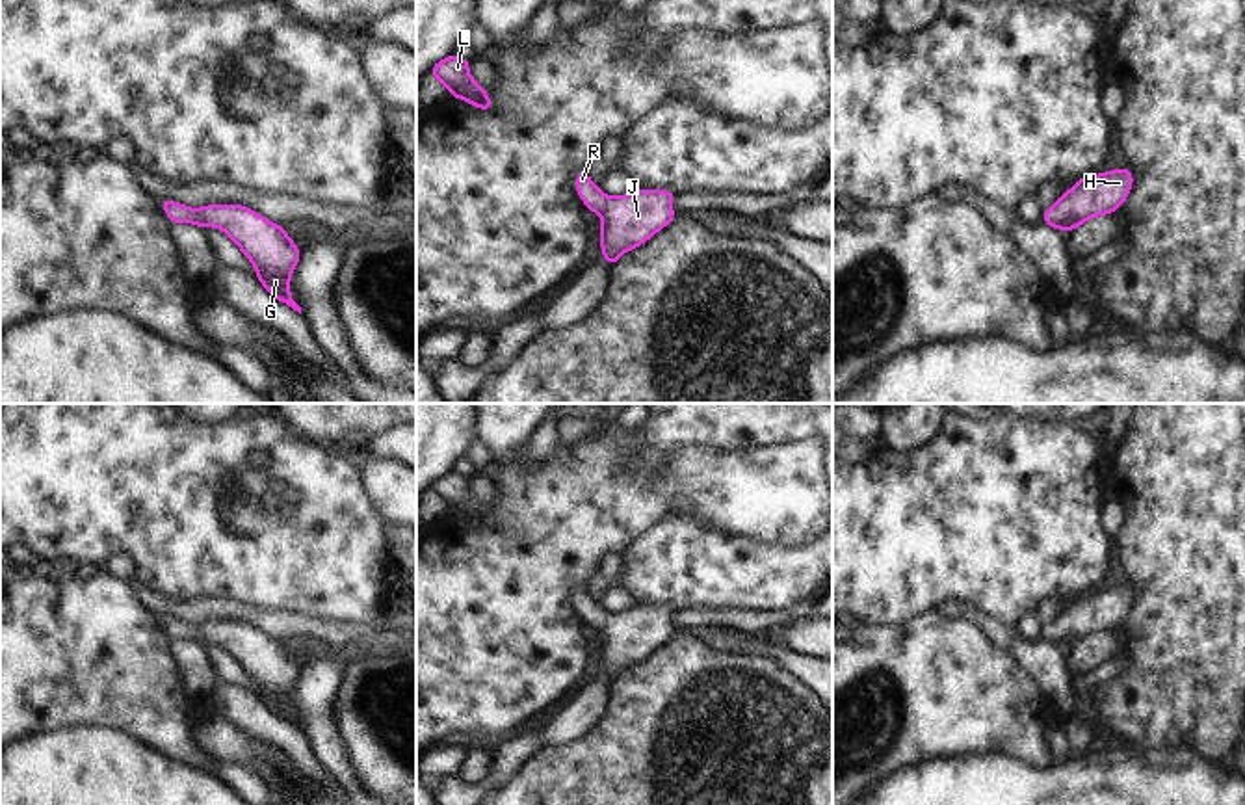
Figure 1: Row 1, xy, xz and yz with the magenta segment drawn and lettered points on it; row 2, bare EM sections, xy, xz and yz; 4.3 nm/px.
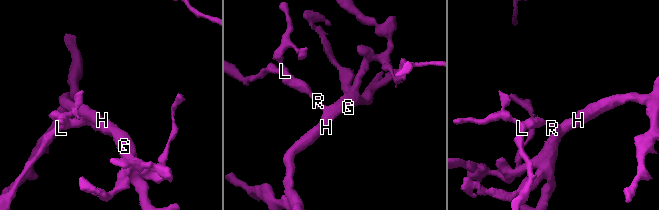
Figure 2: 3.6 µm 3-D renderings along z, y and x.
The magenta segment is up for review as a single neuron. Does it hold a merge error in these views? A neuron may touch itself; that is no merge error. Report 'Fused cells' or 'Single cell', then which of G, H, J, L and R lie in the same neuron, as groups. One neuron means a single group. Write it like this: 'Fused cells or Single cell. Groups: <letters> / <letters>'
Single cell. Groups: G H J L R.

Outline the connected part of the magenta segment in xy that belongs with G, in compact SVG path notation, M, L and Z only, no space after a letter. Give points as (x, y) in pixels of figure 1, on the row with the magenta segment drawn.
M162 197L162 210L171 225L195 223L203 231L221 229L251 260L268 294L301 314L301 307L290 296L290 277L301 260L301 249L288 238L286 227L243 205L208 205L193 210Z

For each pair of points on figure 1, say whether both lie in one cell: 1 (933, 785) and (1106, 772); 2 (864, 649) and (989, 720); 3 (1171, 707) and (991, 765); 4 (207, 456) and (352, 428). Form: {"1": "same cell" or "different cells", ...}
{"1": "same cell", "2": "same cell", "3": "different cells", "4": "different cells"}

